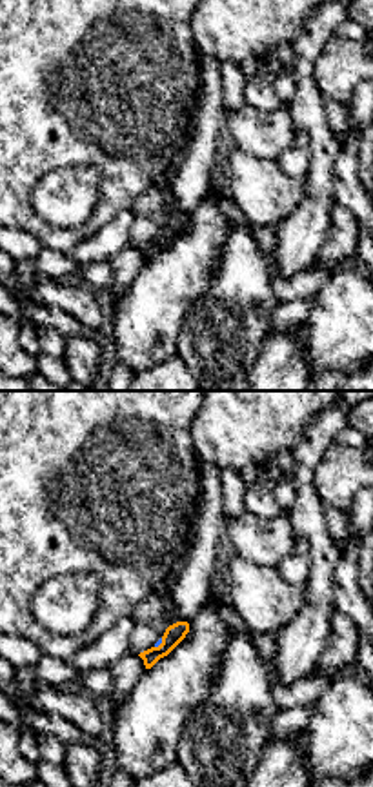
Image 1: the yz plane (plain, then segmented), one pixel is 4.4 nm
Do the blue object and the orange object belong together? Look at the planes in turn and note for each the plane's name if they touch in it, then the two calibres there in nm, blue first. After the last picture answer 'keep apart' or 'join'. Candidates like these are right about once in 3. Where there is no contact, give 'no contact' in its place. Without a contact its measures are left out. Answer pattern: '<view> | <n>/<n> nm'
yz | 20/90 nm

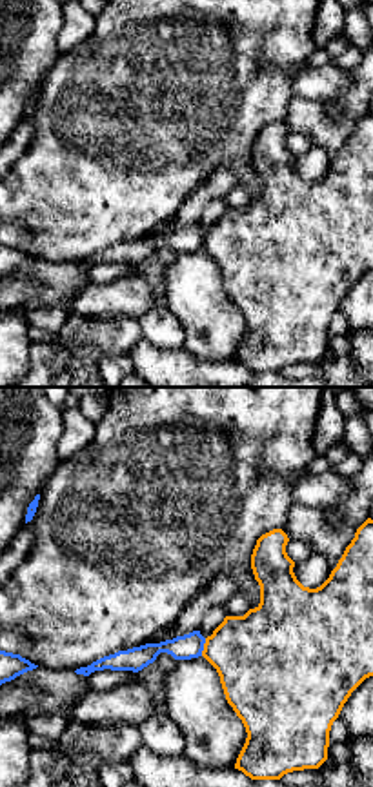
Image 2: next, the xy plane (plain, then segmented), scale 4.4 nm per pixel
xy | 110/380 nm

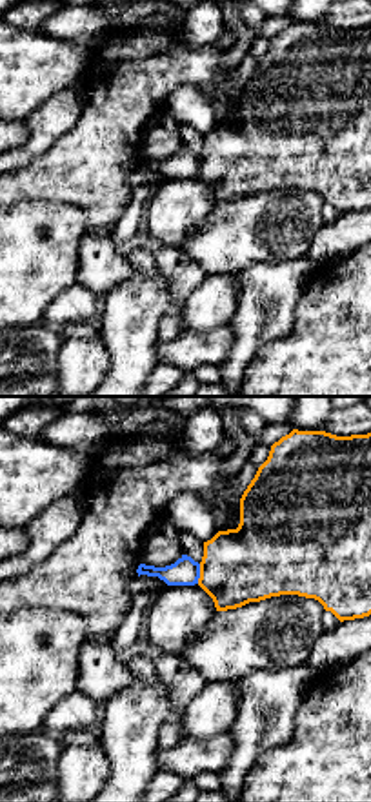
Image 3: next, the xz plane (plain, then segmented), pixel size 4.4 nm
xz | 120/340 nm

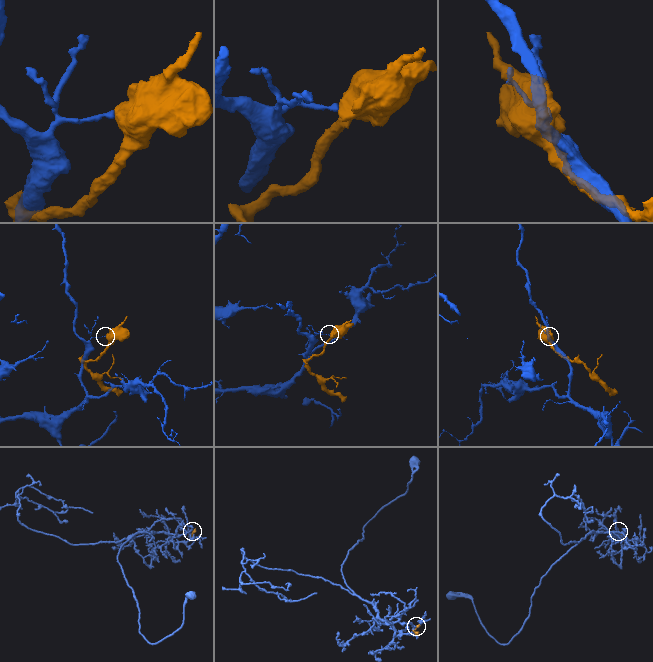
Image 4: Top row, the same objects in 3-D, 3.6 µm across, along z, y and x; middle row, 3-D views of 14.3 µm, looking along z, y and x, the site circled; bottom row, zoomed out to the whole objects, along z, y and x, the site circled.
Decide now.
keep apart

